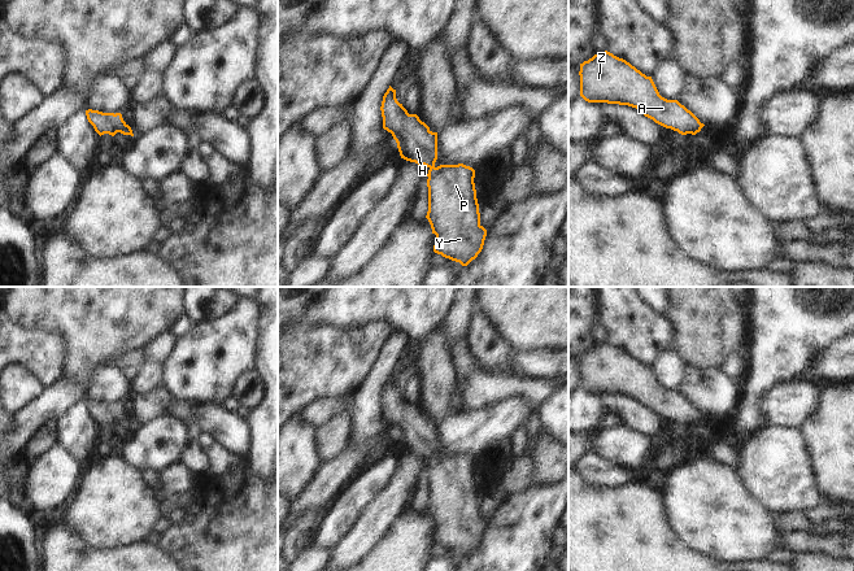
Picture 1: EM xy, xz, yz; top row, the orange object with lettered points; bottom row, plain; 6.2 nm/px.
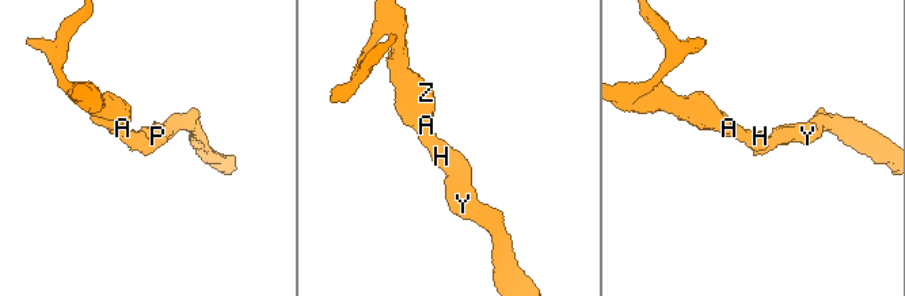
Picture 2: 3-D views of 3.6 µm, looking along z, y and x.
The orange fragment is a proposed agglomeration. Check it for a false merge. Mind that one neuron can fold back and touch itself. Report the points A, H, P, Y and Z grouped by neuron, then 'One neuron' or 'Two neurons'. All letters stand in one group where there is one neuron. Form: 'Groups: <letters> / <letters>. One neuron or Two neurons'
Groups: A H P Y Z. One neuron.

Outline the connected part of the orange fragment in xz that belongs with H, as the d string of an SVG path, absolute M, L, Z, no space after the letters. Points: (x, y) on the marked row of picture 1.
M391 86L383 96L380 110L383 117L383 128L392 134L397 143L401 158L415 162L418 165L424 165L430 169L427 174L428 212L426 218L431 225L432 234L435 234L437 239L436 244L433 245L433 252L441 254L445 258L459 262L462 266L467 266L482 252L487 236L487 230L480 225L479 204L474 183L475 170L463 164L440 165L436 167L437 132L432 132L417 114L409 114L402 104L397 101L396 90L393 90Z

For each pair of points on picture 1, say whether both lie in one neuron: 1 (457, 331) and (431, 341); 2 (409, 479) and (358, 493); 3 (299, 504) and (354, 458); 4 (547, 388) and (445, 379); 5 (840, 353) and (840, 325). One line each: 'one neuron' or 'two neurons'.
1: two neurons
2: two neurons
3: one neuron
4: two neurons
5: two neurons

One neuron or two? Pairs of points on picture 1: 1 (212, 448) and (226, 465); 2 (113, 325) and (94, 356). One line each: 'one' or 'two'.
1: one
2: one

